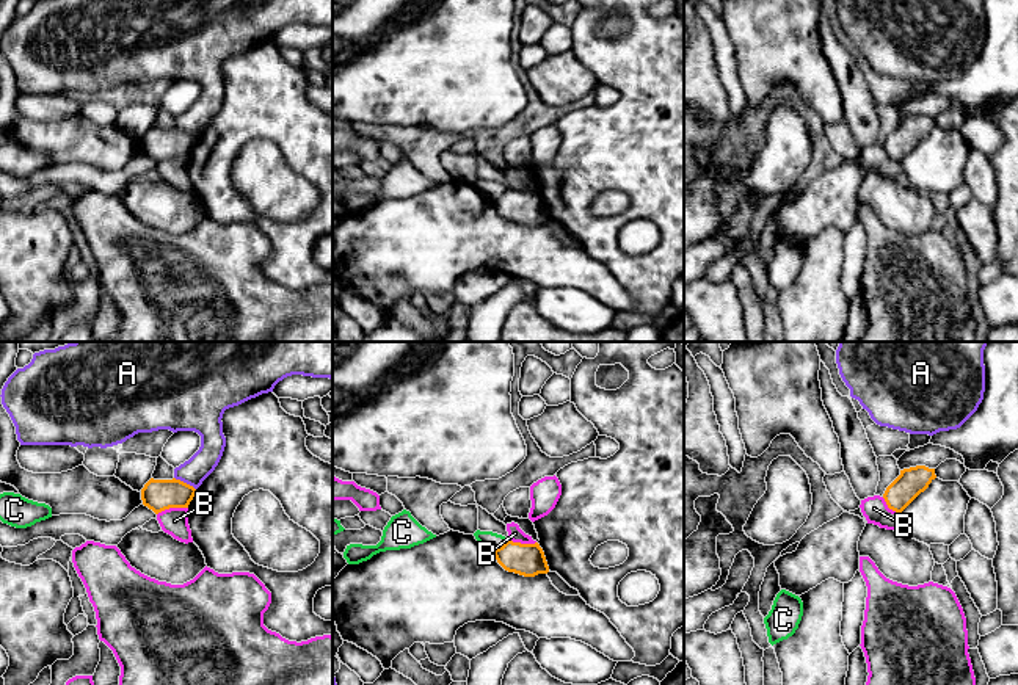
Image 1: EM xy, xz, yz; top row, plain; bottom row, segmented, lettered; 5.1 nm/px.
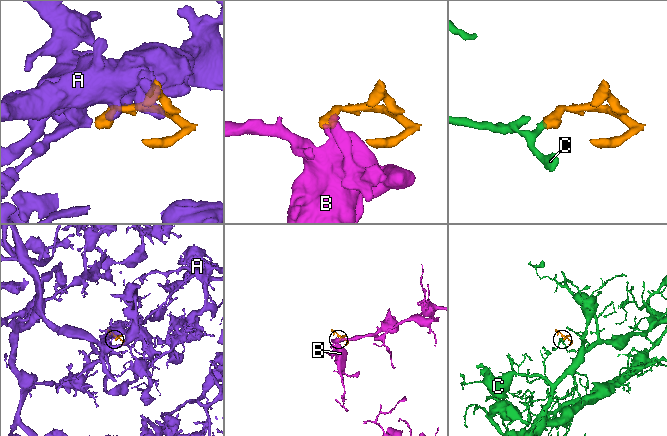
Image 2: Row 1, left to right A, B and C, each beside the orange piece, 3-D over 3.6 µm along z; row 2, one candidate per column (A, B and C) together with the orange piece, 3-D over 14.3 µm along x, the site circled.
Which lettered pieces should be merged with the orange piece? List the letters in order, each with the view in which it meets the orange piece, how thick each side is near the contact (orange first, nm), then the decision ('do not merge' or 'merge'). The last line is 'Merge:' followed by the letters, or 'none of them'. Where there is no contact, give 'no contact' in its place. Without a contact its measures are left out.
A: xy | 160/140 nm | do not merge
B: xy | 160/140 nm | do not merge
C: xz | 170/90 nm | do not merge
Merge: none of them

